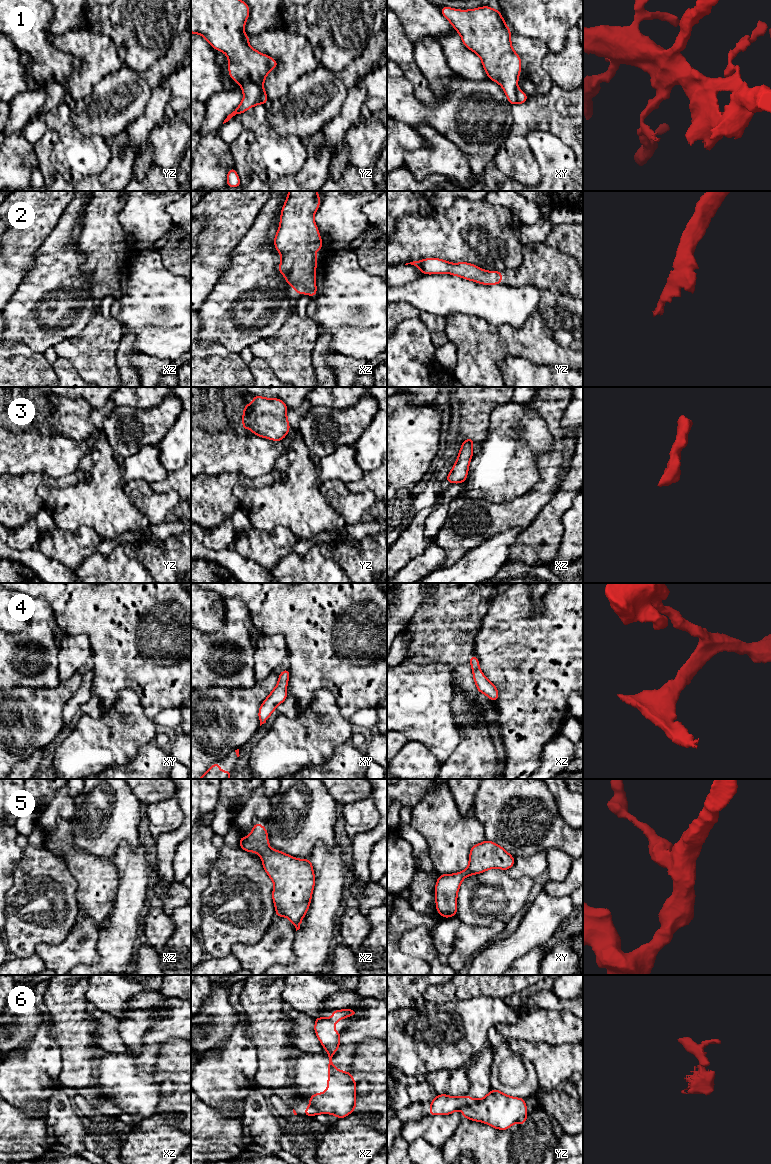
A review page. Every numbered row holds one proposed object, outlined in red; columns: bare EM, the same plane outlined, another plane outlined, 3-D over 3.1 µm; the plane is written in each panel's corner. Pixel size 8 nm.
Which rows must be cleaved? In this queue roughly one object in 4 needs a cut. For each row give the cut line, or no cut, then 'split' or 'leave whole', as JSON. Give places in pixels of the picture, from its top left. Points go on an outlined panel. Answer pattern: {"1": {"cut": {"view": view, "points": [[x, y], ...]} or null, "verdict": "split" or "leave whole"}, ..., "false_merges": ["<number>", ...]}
{"1": {"cut": null, "verdict": "leave whole"}, "2": {"cut": null, "verdict": "leave whole"}, "3": {"cut": null, "verdict": "leave whole"}, "4": {"cut": null, "verdict": "leave whole"}, "5": {"cut": null, "verdict": "leave whole"}, "6": {"cut": {"view": "yz", "points": [[470, 1100], [465, 1106]]}, "verdict": "split"}, "false_merges": ["6"]}

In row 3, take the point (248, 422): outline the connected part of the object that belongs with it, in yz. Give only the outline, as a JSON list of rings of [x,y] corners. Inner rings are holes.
[[[253,396],[253,402],[245,405],[242,415],[242,431],[249,428],[254,435],[281,441],[290,430],[286,404],[278,398]]]

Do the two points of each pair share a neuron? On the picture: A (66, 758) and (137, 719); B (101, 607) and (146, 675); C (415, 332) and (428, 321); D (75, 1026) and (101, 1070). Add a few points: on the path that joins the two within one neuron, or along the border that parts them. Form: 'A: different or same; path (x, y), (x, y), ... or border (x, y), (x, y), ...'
A: same; path (84, 752), (96, 744), (113, 741), (119, 737)
B: same; path (111, 624), (132, 645), (132, 658)
C: different; border (401, 321), (417, 318), (427, 328), (434, 345)
D: different; border (105, 1052), (95, 1064)

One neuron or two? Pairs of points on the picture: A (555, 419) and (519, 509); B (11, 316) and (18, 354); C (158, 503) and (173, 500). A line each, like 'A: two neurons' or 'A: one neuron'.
A: one neuron
B: two neurons
C: one neuron

